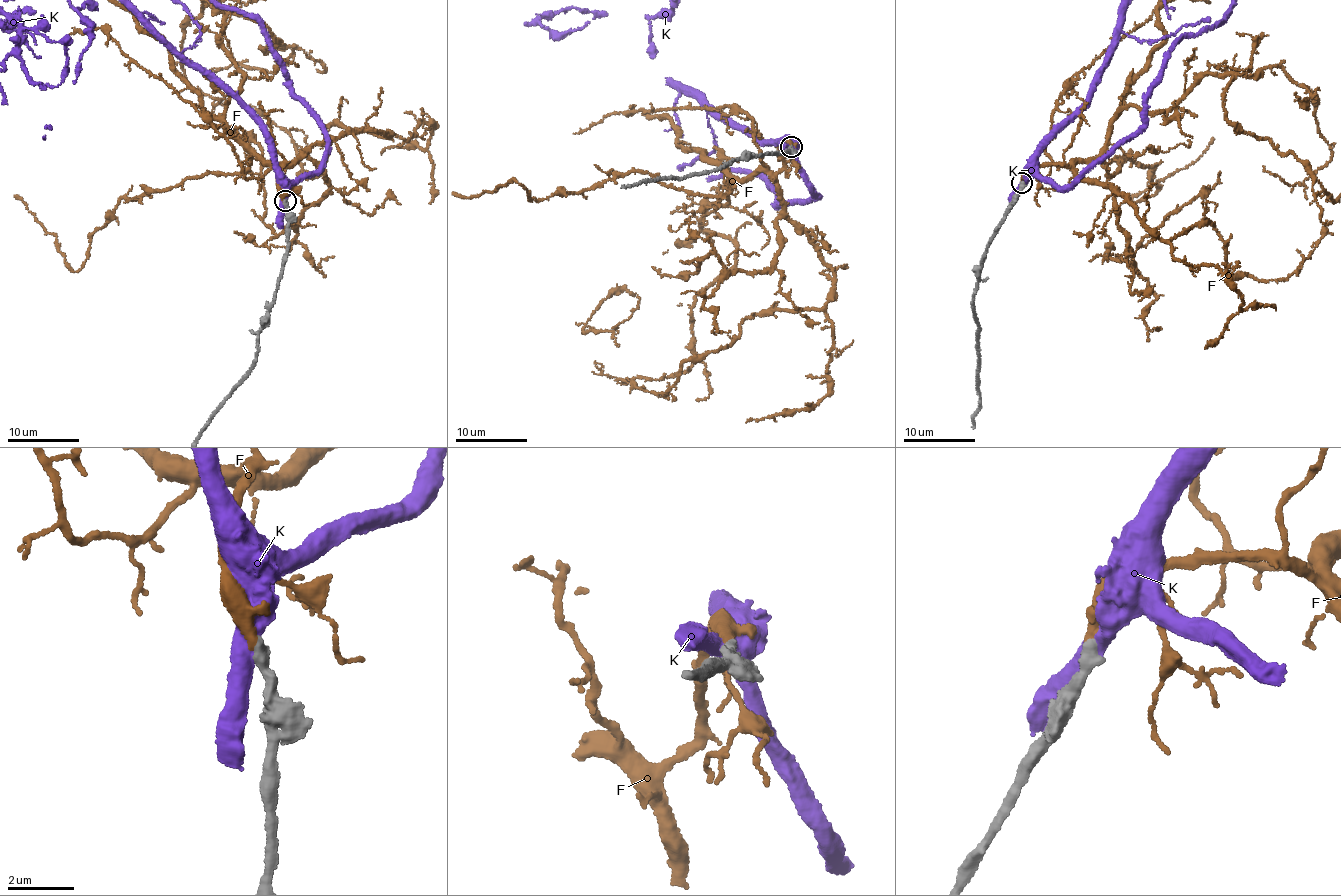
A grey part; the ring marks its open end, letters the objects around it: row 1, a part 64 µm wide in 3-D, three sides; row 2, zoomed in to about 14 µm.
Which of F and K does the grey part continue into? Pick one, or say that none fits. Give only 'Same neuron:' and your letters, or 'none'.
Same neuron: F

